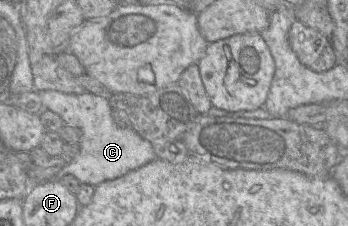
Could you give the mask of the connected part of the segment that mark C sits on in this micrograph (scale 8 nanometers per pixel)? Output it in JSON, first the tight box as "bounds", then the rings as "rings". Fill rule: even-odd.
{"bounds":[39,91,156,184],"rings":[[[39,91],[43,108],[58,114],[66,125],[82,130],[79,143],[80,153],[56,175],[61,179],[65,175],[75,176],[80,184],[98,184],[124,176],[130,171],[146,165],[156,158],[153,144],[142,138],[133,128],[121,128],[112,117],[113,109],[106,97],[90,92],[67,94],[59,91]]]}

